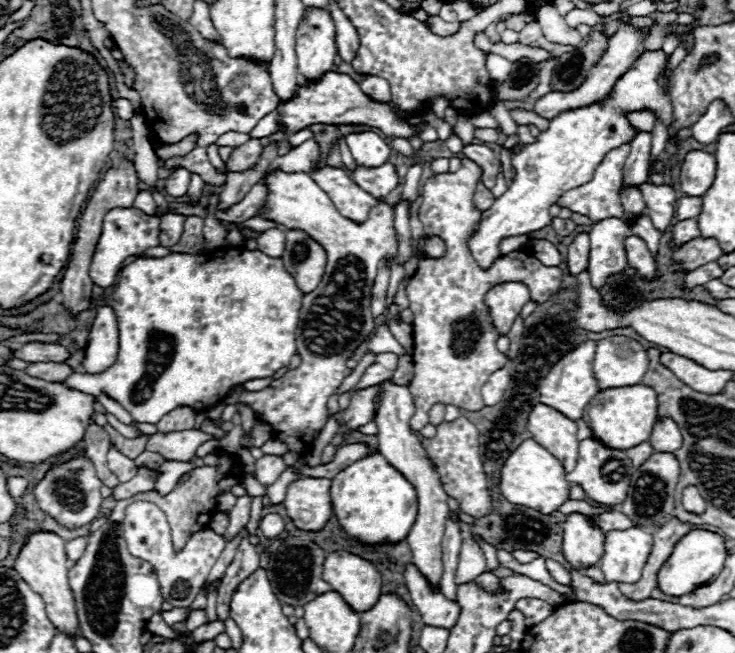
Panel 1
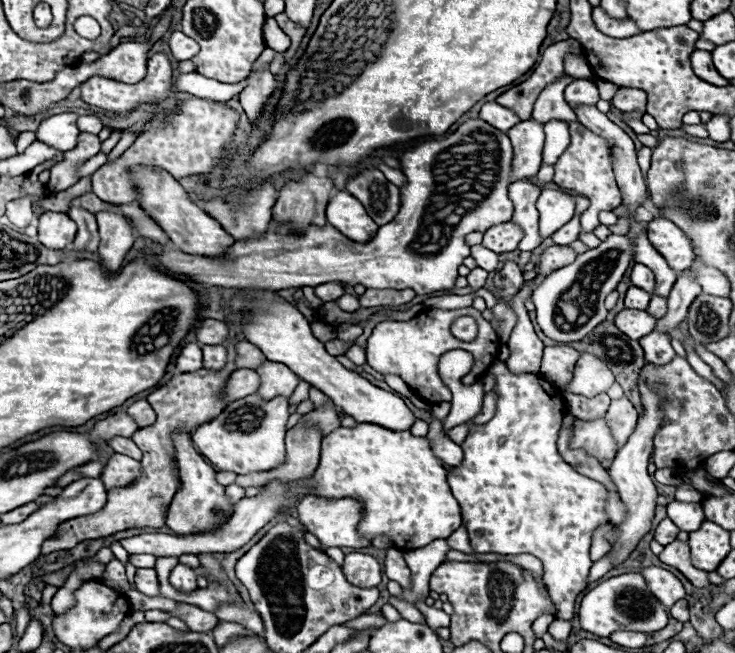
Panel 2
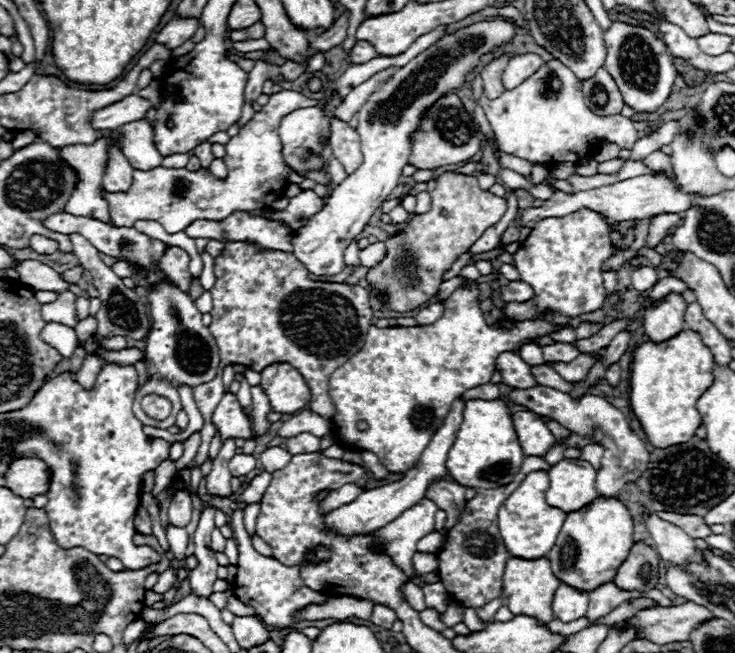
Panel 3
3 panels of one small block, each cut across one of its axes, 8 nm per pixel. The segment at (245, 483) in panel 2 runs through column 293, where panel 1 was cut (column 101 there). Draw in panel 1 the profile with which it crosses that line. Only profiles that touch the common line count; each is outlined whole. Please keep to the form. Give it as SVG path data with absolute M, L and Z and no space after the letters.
M90 424L86 430L86 436L84 436L84 452L86 452L88 460L96 466L96 472L98 472L100 480L104 482L104 486L114 488L118 484L118 478L106 466L108 448L110 448L108 432L98 424Z

